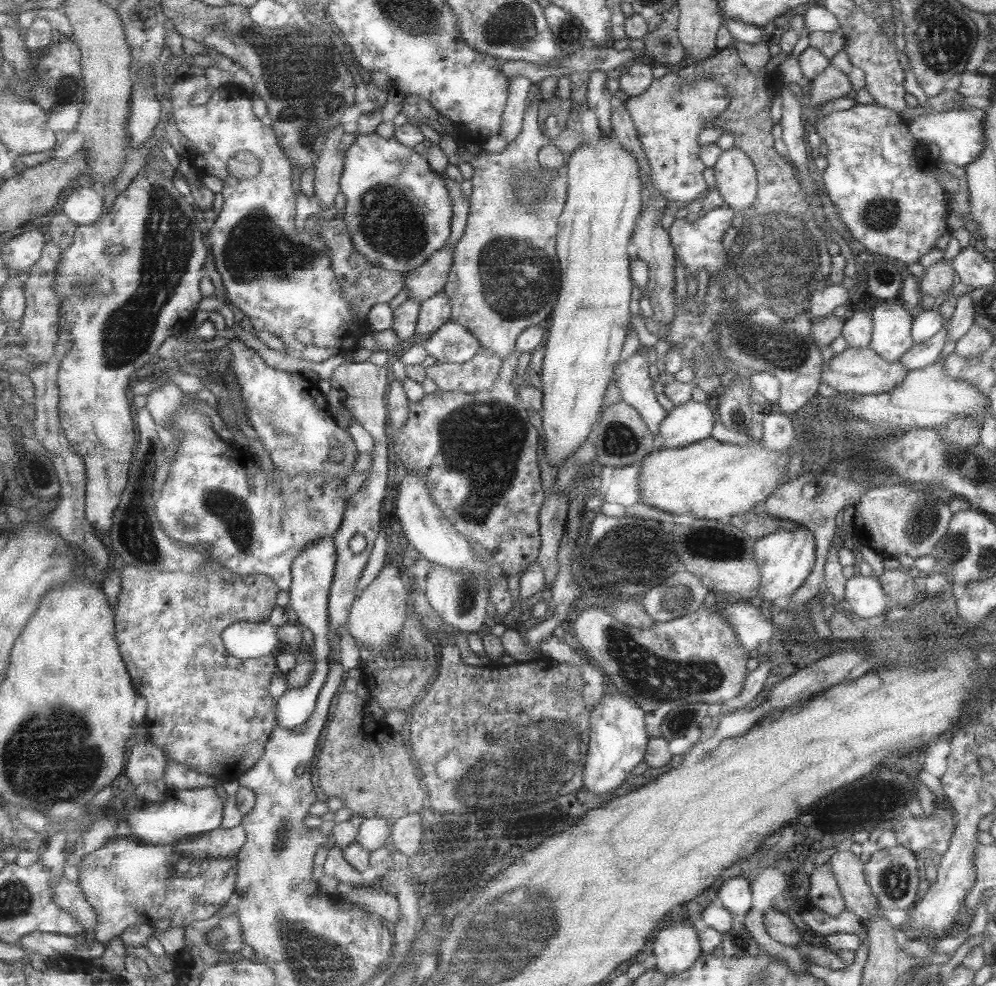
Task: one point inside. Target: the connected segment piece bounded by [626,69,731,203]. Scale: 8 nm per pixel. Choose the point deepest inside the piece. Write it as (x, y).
(669, 116)

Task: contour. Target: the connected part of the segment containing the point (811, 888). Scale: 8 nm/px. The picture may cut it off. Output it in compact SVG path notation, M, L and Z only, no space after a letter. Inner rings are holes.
M826 864L815 868L808 876L808 892L804 902L817 907L830 917L837 916L844 910L833 872Z

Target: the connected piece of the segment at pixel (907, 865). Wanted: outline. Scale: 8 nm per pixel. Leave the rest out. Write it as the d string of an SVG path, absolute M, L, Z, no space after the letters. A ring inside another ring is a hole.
M896 845L894 848L879 849L869 855L869 860L863 864L863 875L871 894L882 909L901 909L907 911L912 907L917 885L914 860L916 859L909 850Z

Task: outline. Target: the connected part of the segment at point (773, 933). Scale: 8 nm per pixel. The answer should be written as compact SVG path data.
M770 908L766 910L762 914L762 925L765 929L765 934L771 940L775 940L775 942L782 946L787 946L787 948L796 948L797 944L802 940L791 919L780 909Z

